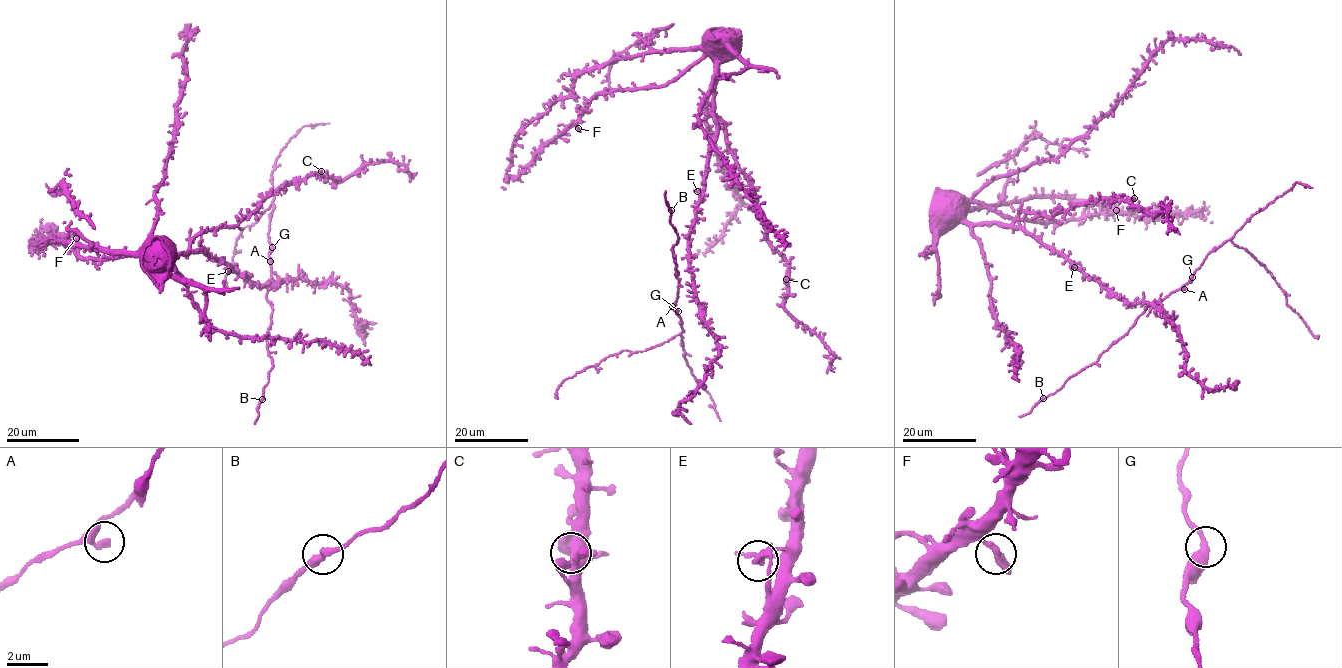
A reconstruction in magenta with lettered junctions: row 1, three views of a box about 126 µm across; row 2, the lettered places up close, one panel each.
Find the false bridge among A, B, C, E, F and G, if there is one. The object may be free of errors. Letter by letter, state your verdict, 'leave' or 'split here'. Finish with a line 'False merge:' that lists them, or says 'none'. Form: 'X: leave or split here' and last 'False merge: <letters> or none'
A: leave
B: leave
C: leave
E: leave
F: leave
G: leave
False merge: none

